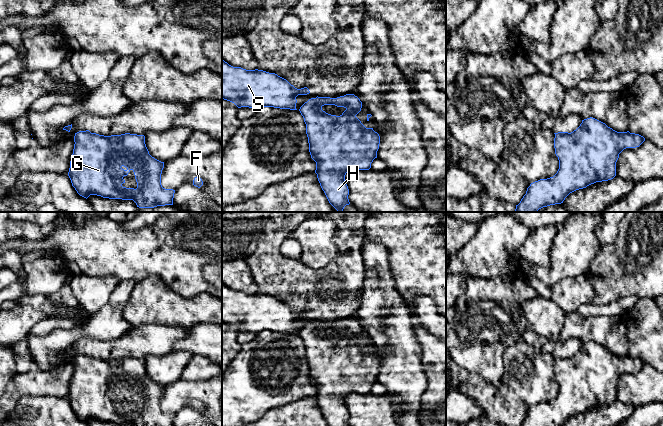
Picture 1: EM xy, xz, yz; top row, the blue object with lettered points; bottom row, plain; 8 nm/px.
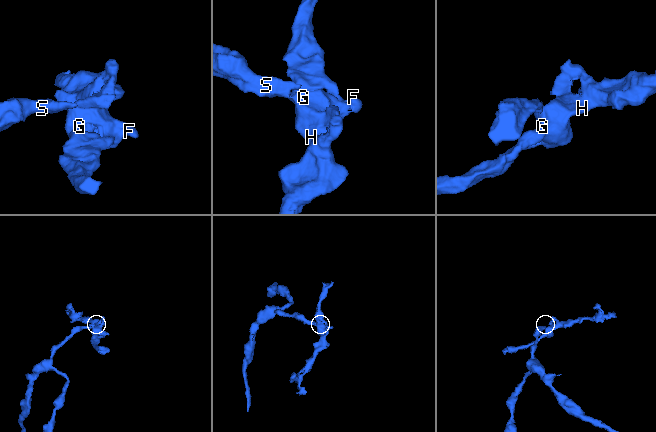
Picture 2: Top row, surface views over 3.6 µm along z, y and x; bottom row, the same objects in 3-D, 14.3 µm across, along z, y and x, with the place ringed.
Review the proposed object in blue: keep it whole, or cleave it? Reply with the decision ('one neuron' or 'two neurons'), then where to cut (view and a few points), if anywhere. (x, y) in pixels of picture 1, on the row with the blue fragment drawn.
two neurons | yz (568, 133), (555, 134)

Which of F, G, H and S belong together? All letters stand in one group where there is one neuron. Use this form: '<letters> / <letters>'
F G H / S

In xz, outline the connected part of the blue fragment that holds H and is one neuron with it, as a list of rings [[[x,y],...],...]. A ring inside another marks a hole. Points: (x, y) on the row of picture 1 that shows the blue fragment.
[[[346,94],[337,98],[311,98],[299,109],[306,124],[309,152],[316,162],[315,173],[329,203],[337,212],[342,212],[350,204],[346,173],[350,169],[369,170],[371,163],[377,158],[380,136],[373,128],[366,128],[356,117],[361,108],[362,102],[357,96]],[[324,105],[344,107],[346,110],[340,116],[331,115],[322,110]]]

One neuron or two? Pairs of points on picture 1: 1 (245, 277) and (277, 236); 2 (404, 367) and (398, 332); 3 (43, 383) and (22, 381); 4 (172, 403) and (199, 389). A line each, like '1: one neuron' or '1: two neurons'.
1: two neurons
2: one neuron
3: one neuron
4: one neuron

